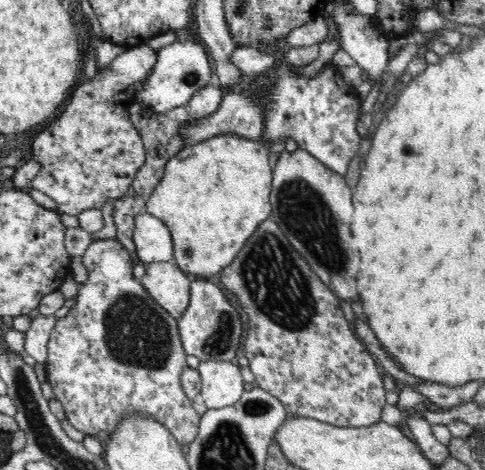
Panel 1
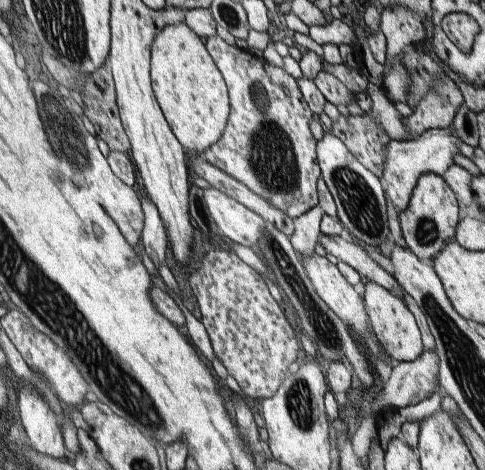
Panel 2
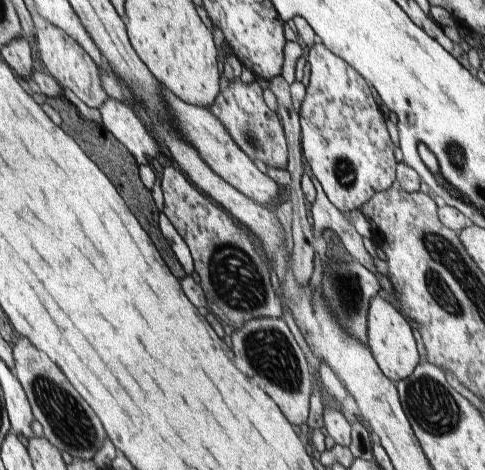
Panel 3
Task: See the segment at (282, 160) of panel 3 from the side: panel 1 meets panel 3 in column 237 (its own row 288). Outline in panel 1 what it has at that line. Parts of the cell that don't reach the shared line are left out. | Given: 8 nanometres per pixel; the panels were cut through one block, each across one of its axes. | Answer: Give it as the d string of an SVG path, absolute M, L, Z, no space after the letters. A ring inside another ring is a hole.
M118 238L92 240L82 258L82 266L88 272L88 282L78 288L74 308L66 318L58 320L50 336L46 362L48 382L66 410L66 418L76 430L80 430L80 436L100 436L110 432L124 412L140 412L142 416L152 416L152 420L164 424L164 428L168 428L172 438L186 452L188 446L194 444L202 422L194 408L194 400L186 396L180 384L184 368L190 368L186 360L188 354L184 352L180 340L178 318L174 318L160 304L154 304L152 294L134 276L136 262L136 256L126 252Z

